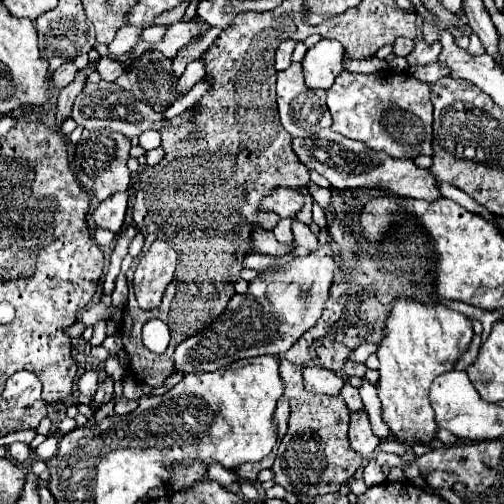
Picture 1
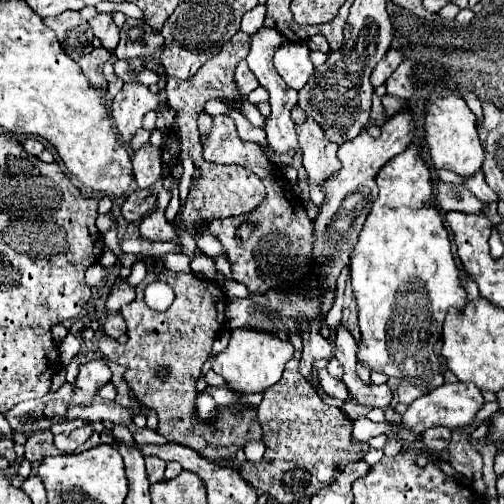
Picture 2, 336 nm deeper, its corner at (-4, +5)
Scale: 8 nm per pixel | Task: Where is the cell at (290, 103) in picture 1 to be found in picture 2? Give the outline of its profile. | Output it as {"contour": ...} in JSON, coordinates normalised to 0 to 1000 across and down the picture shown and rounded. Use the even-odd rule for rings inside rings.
{"contour":[[[609,234],[605,246],[589,250],[589,274],[601,302],[601,333],[609,337],[615,399],[625,409],[637,409],[645,397],[641,365],[677,337],[677,321],[669,313],[673,290],[653,282],[629,242],[617,234]]]}

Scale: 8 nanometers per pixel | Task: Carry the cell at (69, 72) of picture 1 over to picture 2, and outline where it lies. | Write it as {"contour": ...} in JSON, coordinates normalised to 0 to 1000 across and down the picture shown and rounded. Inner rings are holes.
{"contour":[[[188,95],[181,107],[173,107],[173,111],[165,111],[161,119],[157,119],[157,131],[161,131],[161,139],[165,139],[165,147],[181,159],[181,167],[185,171],[192,171],[192,175],[200,175],[204,183],[212,179],[212,163],[208,163],[208,155],[204,155],[204,131],[208,131],[208,123],[216,119],[216,111],[226,107],[220,99],[208,99],[208,95]]]}

